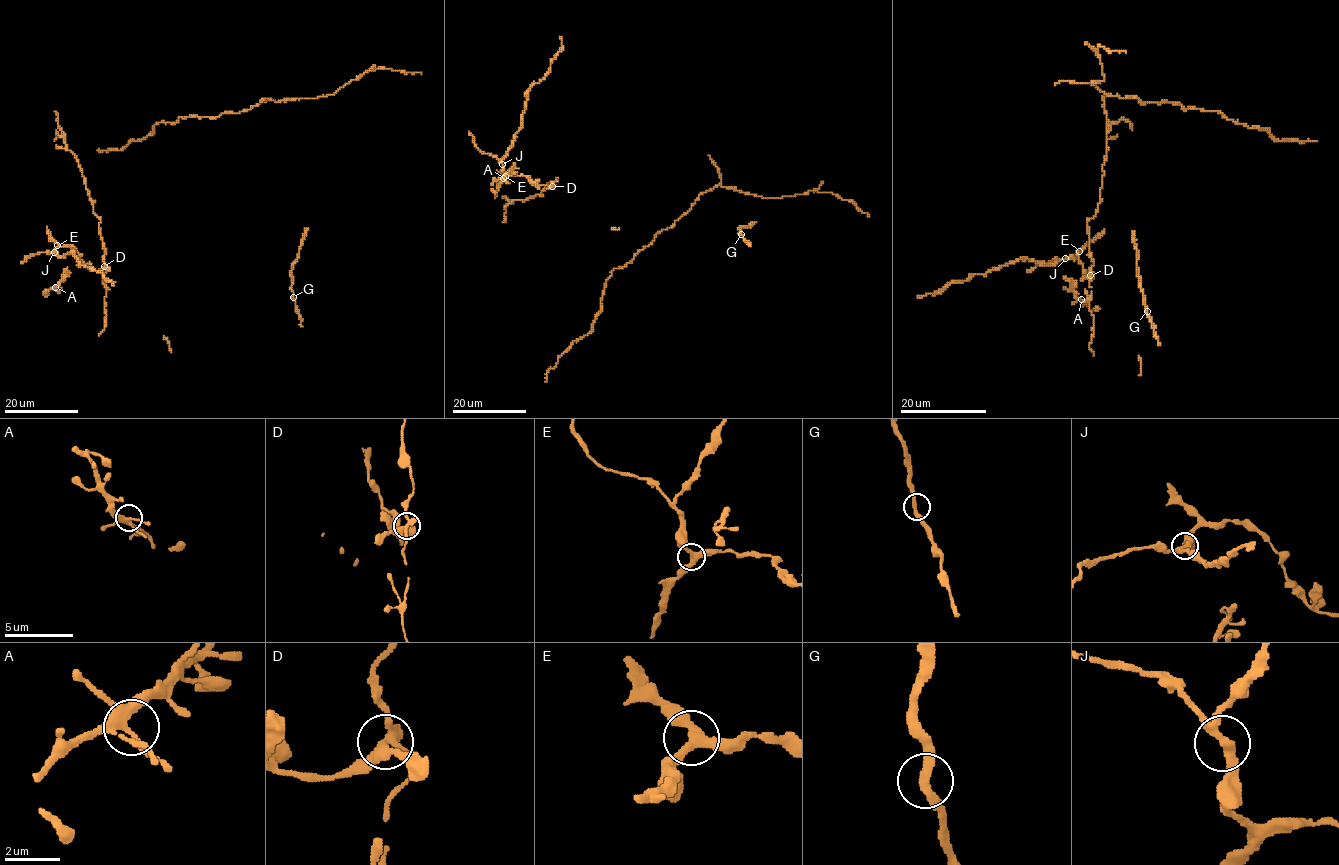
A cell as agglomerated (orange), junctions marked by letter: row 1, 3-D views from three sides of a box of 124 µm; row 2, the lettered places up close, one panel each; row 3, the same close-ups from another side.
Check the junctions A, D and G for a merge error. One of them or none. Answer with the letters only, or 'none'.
D

